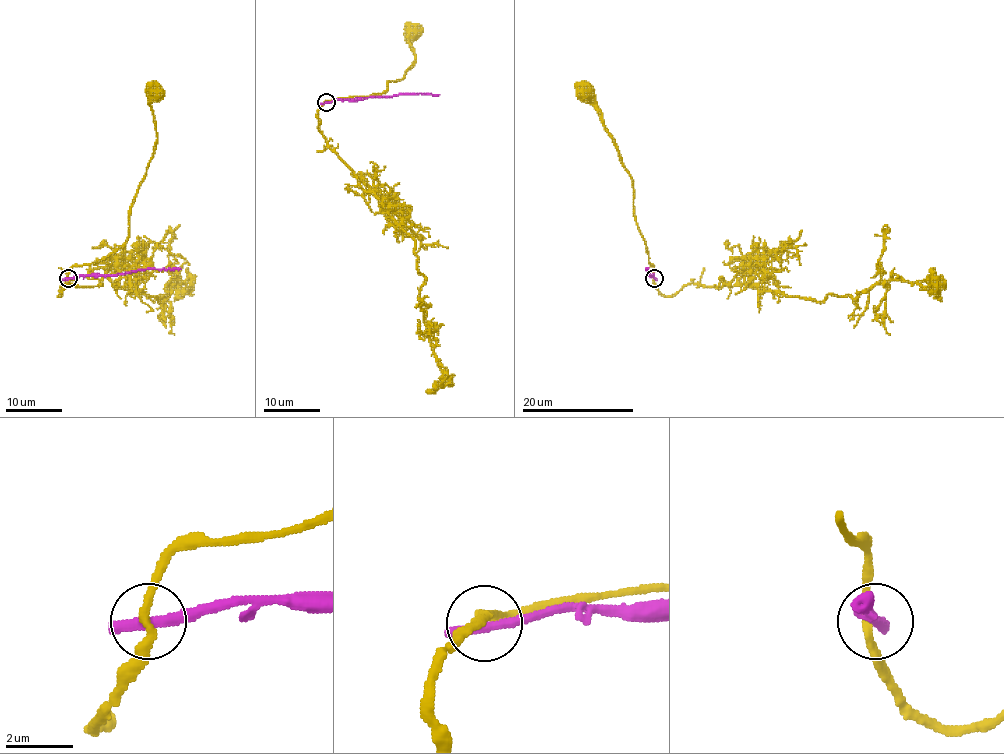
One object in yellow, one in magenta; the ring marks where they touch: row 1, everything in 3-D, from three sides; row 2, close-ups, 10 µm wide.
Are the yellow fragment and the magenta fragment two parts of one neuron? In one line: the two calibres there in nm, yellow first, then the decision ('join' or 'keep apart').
calibres 240 and 420 nm; keep apart

